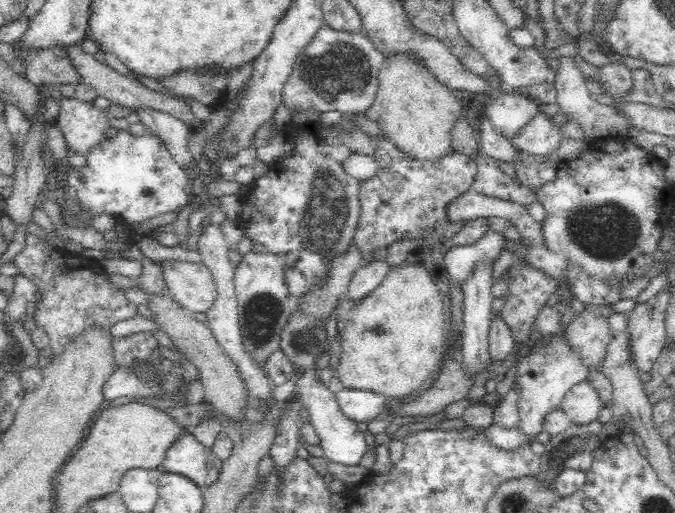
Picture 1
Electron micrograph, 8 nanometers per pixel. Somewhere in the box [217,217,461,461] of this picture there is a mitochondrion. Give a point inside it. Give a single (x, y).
(265, 310)

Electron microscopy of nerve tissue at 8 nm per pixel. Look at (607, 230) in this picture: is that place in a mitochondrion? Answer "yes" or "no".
yes

